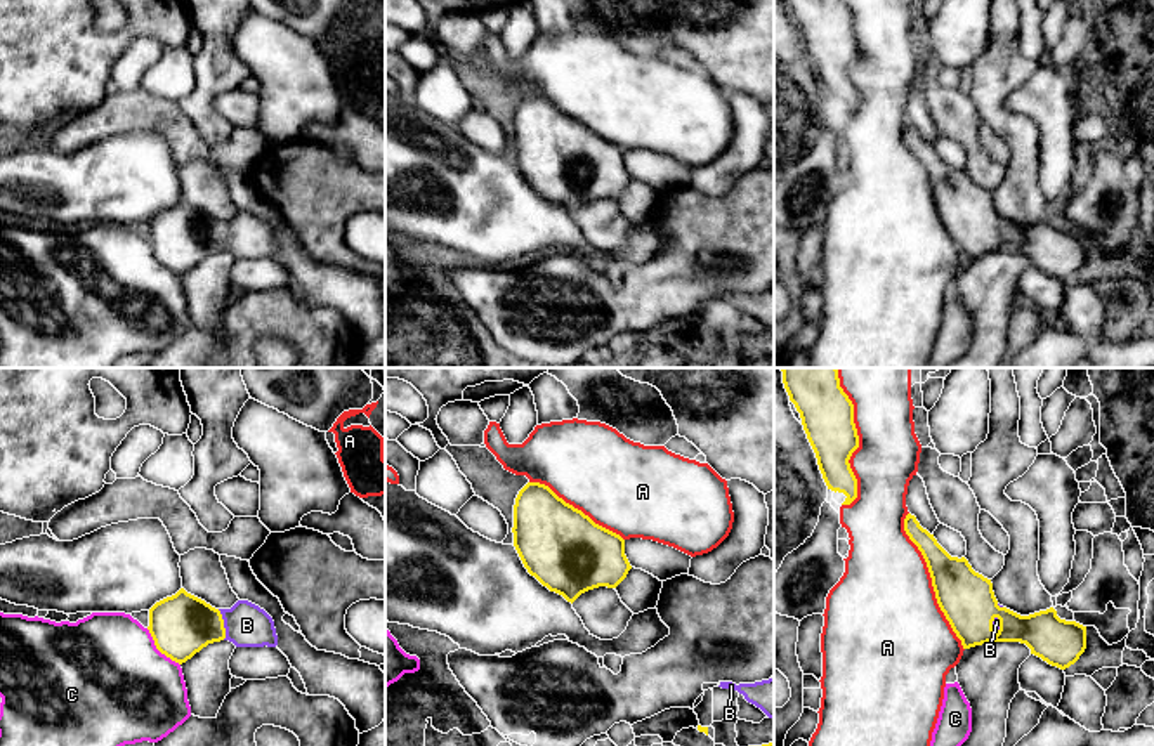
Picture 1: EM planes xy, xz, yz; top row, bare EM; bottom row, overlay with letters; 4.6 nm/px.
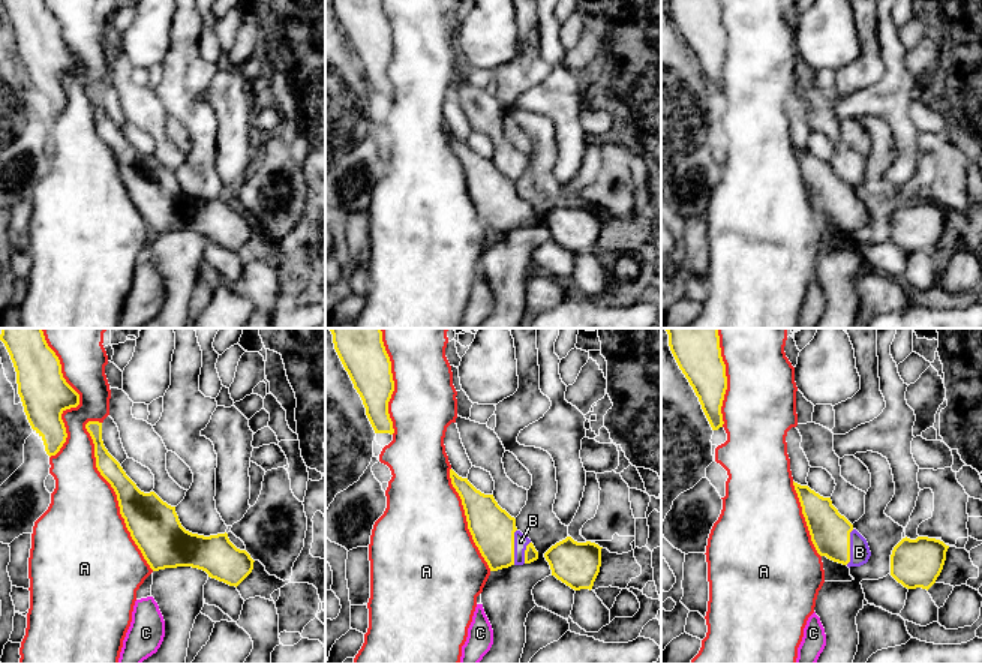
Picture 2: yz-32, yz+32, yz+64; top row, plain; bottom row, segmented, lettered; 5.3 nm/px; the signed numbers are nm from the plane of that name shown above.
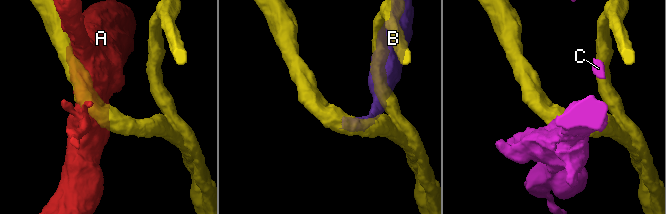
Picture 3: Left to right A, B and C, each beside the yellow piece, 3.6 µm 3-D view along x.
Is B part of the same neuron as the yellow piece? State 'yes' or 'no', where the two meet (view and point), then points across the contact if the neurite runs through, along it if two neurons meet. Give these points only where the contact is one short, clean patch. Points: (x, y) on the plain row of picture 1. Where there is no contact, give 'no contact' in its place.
yes | xy (222, 236)

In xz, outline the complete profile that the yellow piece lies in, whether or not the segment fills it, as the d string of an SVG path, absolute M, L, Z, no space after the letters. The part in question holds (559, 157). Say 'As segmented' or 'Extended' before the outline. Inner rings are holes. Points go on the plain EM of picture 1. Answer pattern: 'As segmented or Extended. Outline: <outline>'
As segmented. Outline: M528 94L519 102L512 144L514 158L528 184L571 215L588 201L616 200L632 180L625 167L625 151L620 146L595 135L540 94Z

